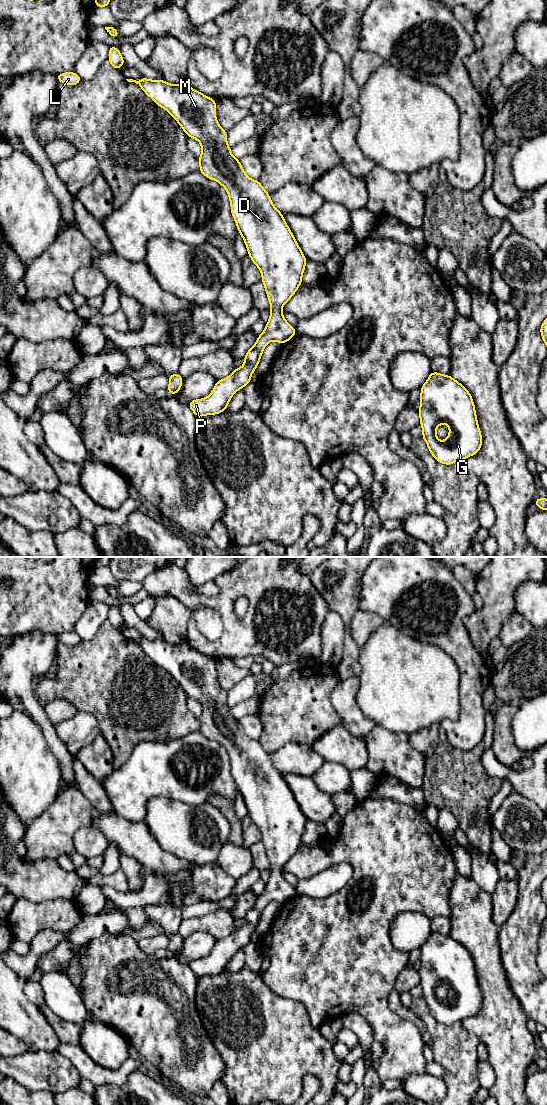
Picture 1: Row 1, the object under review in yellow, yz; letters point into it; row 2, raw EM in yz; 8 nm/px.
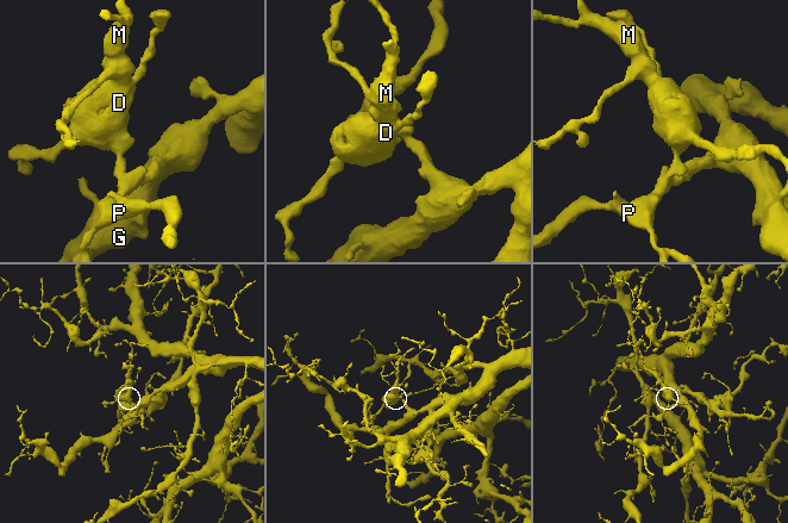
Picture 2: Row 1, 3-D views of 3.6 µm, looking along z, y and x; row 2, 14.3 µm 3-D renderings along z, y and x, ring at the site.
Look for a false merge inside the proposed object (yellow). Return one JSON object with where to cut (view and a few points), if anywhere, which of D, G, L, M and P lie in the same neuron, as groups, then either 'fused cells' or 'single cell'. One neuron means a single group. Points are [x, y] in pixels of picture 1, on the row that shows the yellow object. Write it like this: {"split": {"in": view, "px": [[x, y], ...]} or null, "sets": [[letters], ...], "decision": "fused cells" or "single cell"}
{"split": null, "sets": [["D", "G", "L", "M", "P"]], "decision": "single cell"}

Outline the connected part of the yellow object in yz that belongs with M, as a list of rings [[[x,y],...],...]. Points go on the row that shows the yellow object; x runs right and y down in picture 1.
[[[145,77],[139,81],[126,80],[138,84],[156,105],[172,115],[188,137],[200,142],[202,153],[198,158],[199,171],[226,189],[231,205],[231,214],[245,242],[248,256],[261,272],[261,281],[270,302],[269,321],[262,334],[257,337],[256,343],[247,351],[243,366],[235,368],[225,379],[217,380],[210,395],[203,399],[192,400],[187,405],[198,418],[205,415],[216,415],[226,410],[231,397],[251,382],[252,373],[258,367],[267,344],[270,341],[283,344],[296,335],[296,329],[283,316],[282,306],[291,299],[300,287],[308,260],[303,255],[282,213],[272,203],[269,193],[258,180],[253,180],[247,176],[240,160],[232,155],[231,148],[227,143],[227,131],[220,127],[216,119],[216,101],[214,99],[191,88],[187,82],[172,85],[165,80],[150,80]]]

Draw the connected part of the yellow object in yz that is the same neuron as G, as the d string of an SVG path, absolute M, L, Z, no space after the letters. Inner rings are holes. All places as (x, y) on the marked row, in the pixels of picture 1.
M433 371L420 391L418 414L423 432L422 438L435 460L441 464L451 465L476 455L482 446L482 434L470 392L451 375ZM440 424L447 424L449 427L449 435L444 441L440 441L436 436L436 429Z

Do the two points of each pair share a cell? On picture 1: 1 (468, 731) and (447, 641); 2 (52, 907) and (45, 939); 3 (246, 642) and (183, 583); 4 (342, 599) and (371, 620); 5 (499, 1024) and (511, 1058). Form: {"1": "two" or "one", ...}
{"1": "one", "2": "two", "3": "one", "4": "two", "5": "one"}

